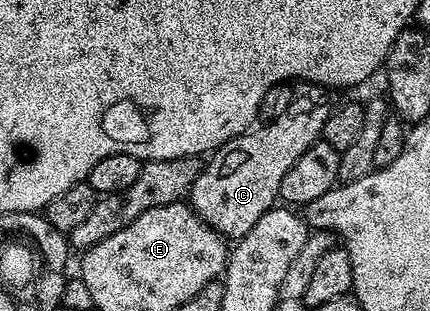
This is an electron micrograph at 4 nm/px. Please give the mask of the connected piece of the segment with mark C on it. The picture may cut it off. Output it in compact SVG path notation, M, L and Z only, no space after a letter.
M305 85L302 88L270 123L262 122L256 129L244 135L236 135L234 139L218 147L212 152L210 159L213 160L206 162L195 177L187 202L208 227L215 229L226 240L243 238L254 227L255 221L259 221L263 213L275 206L279 199L279 181L283 181L287 169L291 169L291 165L295 165L295 161L299 161L299 157L303 157L303 153L307 153L307 149L311 149L311 145L321 139L323 125L327 125L327 117L331 117L333 112L334 100L329 100L330 92L320 85Z

